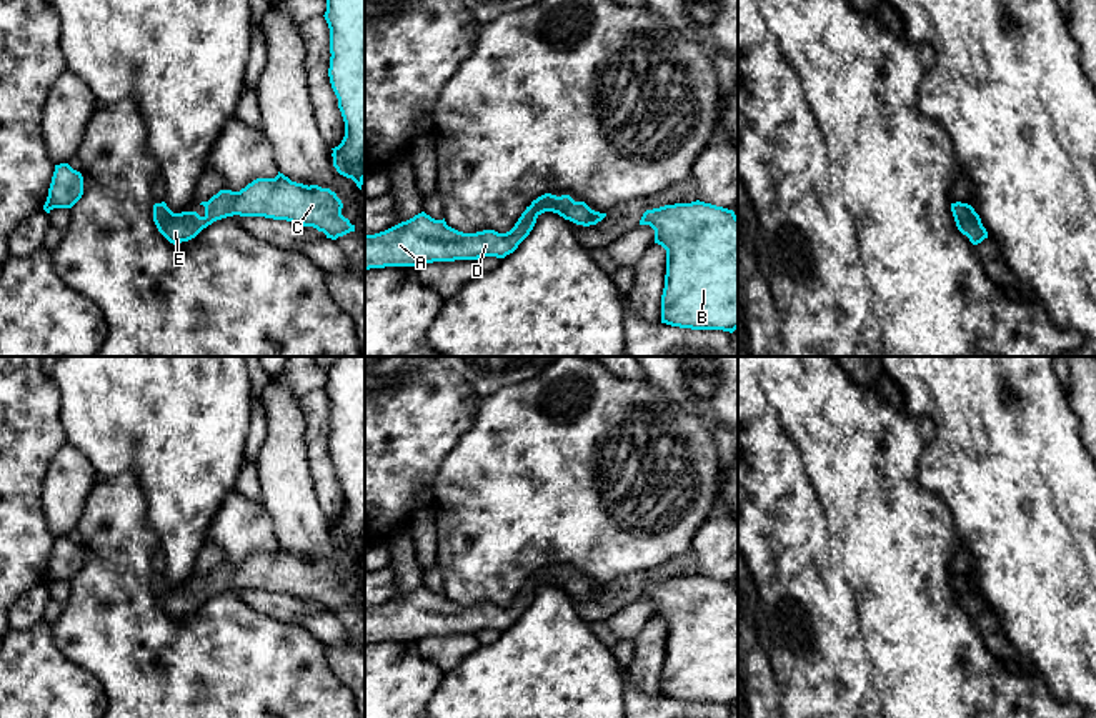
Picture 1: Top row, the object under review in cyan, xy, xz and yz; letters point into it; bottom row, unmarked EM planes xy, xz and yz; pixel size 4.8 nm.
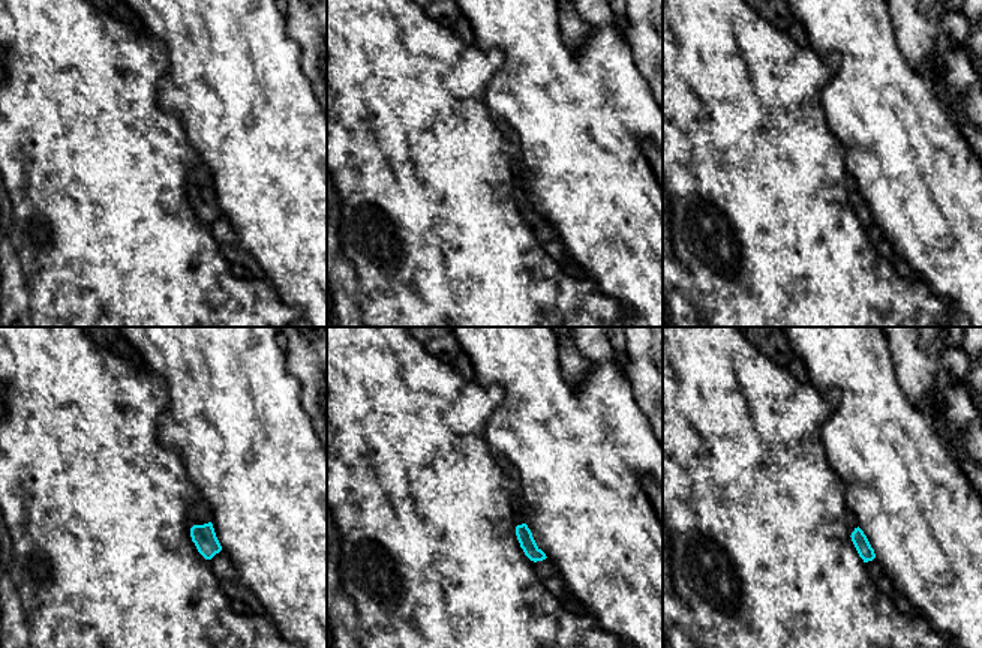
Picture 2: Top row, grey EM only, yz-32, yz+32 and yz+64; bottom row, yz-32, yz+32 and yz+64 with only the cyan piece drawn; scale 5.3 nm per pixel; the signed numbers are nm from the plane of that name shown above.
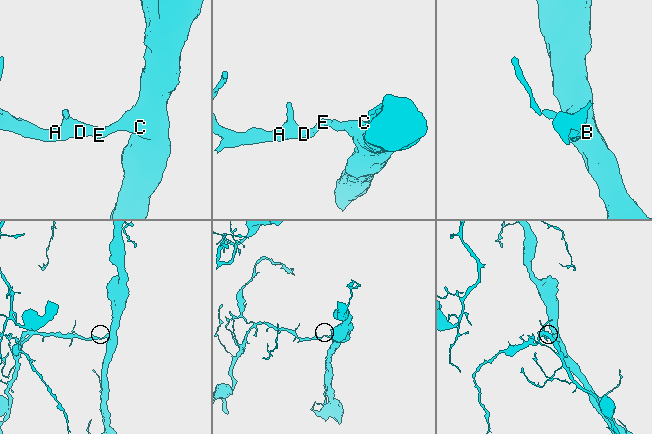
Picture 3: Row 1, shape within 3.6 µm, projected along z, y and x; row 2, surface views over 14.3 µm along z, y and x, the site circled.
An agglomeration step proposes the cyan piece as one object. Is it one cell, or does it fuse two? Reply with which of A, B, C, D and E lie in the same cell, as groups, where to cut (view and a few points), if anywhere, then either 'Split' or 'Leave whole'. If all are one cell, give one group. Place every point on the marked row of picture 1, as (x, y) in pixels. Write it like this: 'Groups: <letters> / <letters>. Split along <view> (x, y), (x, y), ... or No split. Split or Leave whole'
Groups: A B C D E. No split. Leave whole

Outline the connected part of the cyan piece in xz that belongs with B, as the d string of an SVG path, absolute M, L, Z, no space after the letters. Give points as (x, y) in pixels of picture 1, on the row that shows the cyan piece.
M705 202L646 210L640 225L655 230L655 243L666 250L661 323L691 330L738 328L738 217Z

